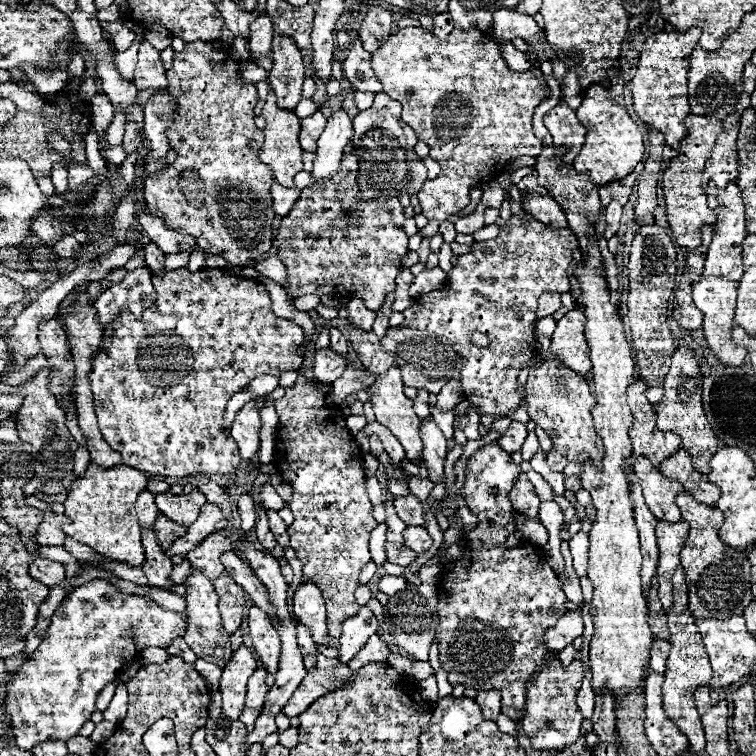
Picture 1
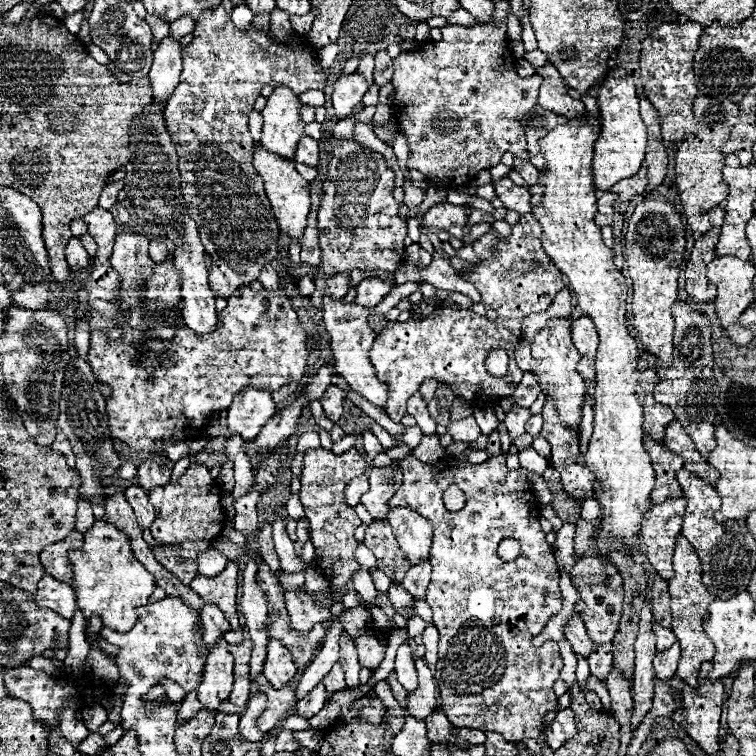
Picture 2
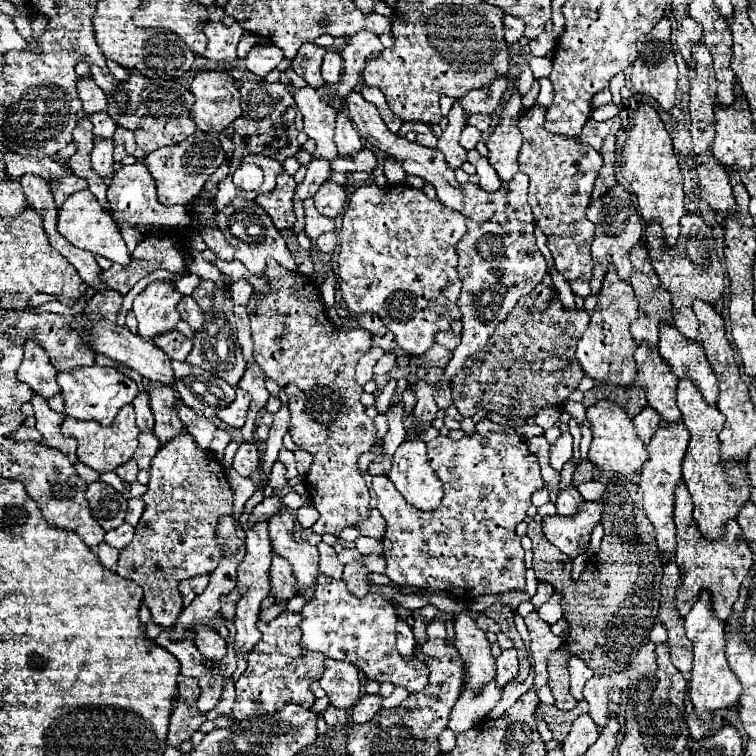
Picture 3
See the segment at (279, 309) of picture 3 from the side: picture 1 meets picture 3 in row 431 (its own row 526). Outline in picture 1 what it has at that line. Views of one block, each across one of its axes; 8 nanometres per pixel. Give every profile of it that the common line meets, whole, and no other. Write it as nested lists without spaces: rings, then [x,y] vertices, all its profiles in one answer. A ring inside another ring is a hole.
[[[298,374],[296,384],[294,384],[290,390],[286,390],[286,394],[284,394],[280,400],[274,402],[274,408],[276,408],[278,420],[280,420],[280,424],[278,424],[278,428],[276,428],[274,466],[276,466],[278,474],[284,478],[284,482],[292,488],[292,498],[290,498],[290,502],[288,502],[288,508],[294,512],[294,522],[292,522],[290,528],[288,528],[288,532],[290,532],[290,546],[294,548],[298,560],[304,564],[304,568],[302,568],[302,582],[308,580],[308,582],[314,582],[314,584],[320,588],[320,592],[322,592],[322,596],[324,596],[324,600],[326,600],[328,634],[334,636],[334,638],[338,638],[340,632],[342,632],[342,622],[344,622],[346,618],[354,616],[354,614],[360,610],[360,604],[356,604],[356,598],[354,598],[354,590],[358,588],[358,578],[360,578],[362,566],[364,566],[366,562],[370,562],[370,550],[368,550],[370,532],[378,526],[378,522],[372,518],[372,504],[370,504],[368,494],[366,494],[366,474],[364,474],[364,468],[362,468],[362,450],[360,450],[360,446],[356,444],[354,436],[348,432],[346,422],[344,422],[346,418],[344,418],[340,406],[330,406],[330,404],[326,404],[326,396],[322,394],[322,390],[320,390],[312,380],[308,380],[304,374]]]

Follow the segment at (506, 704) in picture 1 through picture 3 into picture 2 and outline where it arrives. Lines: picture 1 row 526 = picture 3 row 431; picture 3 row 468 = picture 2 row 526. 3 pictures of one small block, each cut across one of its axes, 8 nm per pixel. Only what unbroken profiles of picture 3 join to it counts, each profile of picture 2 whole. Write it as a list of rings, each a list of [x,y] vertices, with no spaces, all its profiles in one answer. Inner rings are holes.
[[[498,454],[482,464],[466,464],[453,458],[443,458],[424,464],[414,456],[406,456],[400,462],[404,482],[394,498],[386,504],[388,508],[408,506],[418,510],[422,516],[430,516],[434,526],[432,540],[432,580],[426,592],[426,602],[434,612],[434,626],[440,632],[436,682],[440,688],[442,710],[446,712],[454,728],[490,730],[506,738],[506,742],[522,744],[524,738],[536,740],[544,732],[544,716],[558,704],[554,694],[554,682],[562,670],[560,648],[536,648],[532,640],[544,630],[546,622],[562,610],[562,596],[558,588],[560,570],[554,560],[554,548],[546,542],[546,534],[540,530],[540,514],[536,496],[528,484],[524,470],[508,470],[506,456]],[[450,484],[460,486],[466,494],[466,506],[458,512],[444,508],[444,488]],[[504,538],[522,542],[520,556],[512,562],[498,558],[498,544]]]

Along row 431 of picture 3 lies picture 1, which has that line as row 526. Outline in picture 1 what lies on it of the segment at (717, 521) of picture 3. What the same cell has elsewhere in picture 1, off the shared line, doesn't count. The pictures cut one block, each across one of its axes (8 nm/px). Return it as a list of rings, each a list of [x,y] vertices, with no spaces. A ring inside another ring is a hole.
[[[686,492],[678,494],[676,504],[682,512],[682,520],[690,524],[686,546],[680,552],[680,560],[688,584],[688,610],[692,612],[694,618],[726,620],[732,616],[740,616],[752,600],[748,590],[750,562],[746,558],[746,552],[732,550],[720,540],[718,530],[724,522],[724,514],[718,508],[702,506],[700,502],[694,502],[694,498],[690,498],[690,494]]]

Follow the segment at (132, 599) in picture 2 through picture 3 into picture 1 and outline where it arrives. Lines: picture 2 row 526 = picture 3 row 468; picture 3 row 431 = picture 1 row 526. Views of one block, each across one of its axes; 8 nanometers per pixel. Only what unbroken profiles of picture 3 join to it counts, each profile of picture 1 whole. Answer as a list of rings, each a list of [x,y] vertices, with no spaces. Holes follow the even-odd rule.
[[[88,464],[86,472],[74,478],[64,502],[64,514],[72,520],[70,524],[62,526],[64,534],[118,562],[142,566],[144,548],[140,542],[140,526],[134,514],[134,502],[138,494],[146,490],[146,484],[146,474],[126,464],[118,464],[108,470],[102,470],[98,464]]]

